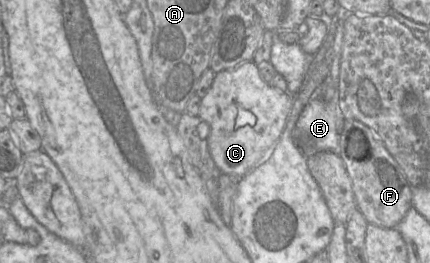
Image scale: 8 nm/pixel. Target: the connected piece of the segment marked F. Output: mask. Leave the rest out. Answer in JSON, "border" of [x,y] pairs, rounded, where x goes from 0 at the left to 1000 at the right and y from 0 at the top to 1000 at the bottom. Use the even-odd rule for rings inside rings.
{"border":[[[800,456],[788,589],[816,681],[830,791],[853,844],[888,867],[919,867],[958,787],[958,707],[891,536],[842,464]]]}

